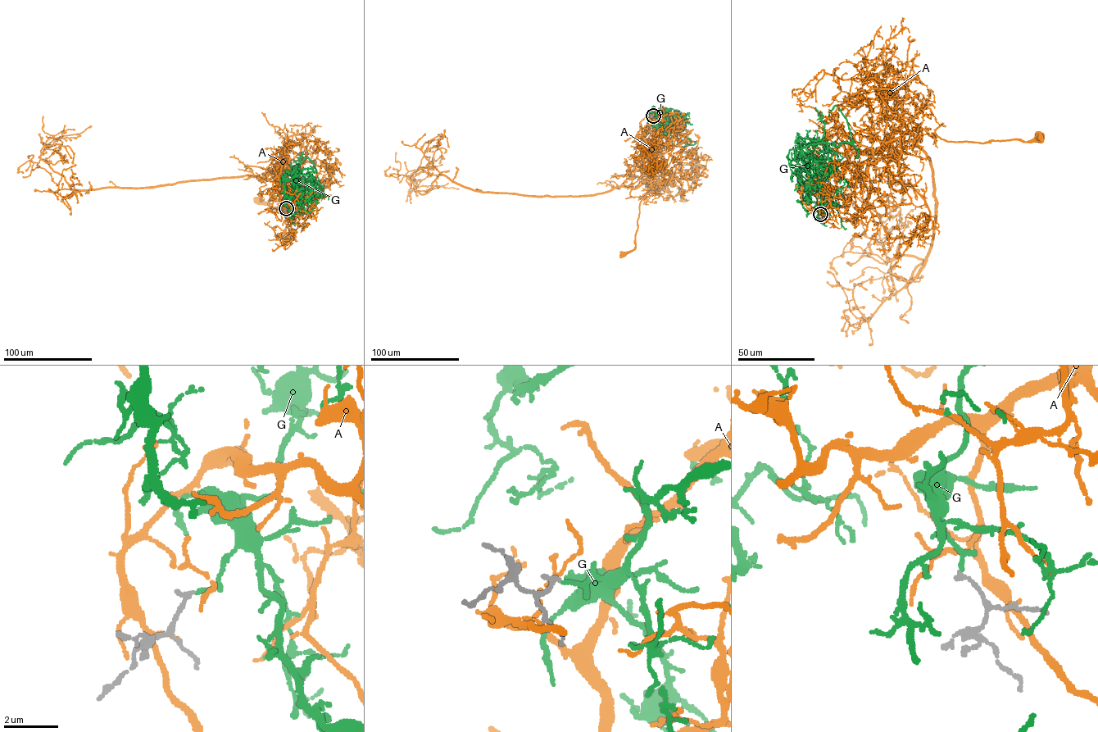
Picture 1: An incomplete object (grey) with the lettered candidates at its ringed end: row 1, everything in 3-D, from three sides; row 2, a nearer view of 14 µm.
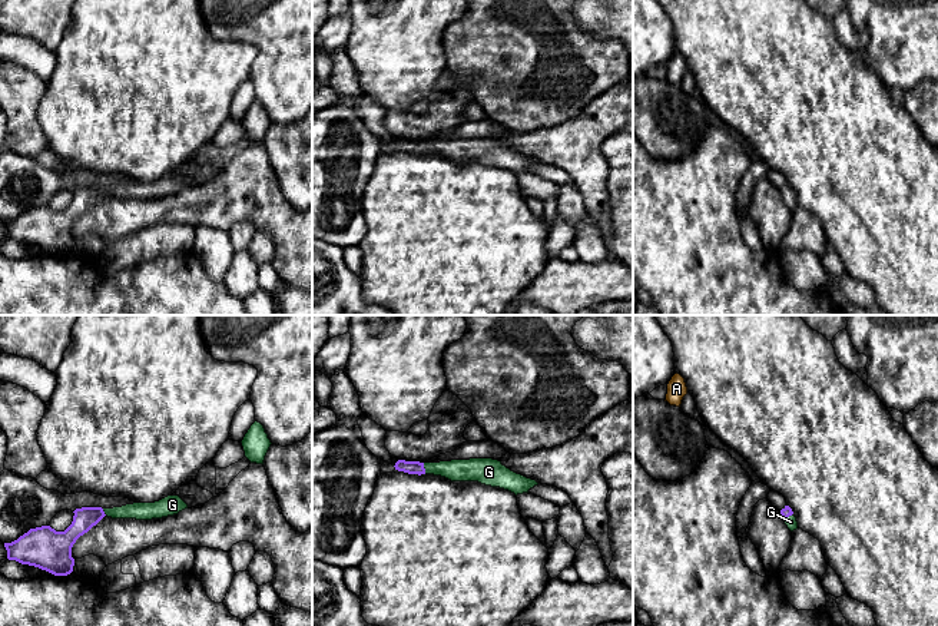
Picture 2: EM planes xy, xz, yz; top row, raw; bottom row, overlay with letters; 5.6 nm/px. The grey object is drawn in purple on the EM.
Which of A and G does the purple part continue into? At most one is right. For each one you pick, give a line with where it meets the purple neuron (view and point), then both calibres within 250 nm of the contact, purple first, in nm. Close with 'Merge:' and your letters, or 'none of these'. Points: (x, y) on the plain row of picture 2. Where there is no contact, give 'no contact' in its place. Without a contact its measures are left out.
G: xz (424, 148) | 80/130 nm
Merge: G

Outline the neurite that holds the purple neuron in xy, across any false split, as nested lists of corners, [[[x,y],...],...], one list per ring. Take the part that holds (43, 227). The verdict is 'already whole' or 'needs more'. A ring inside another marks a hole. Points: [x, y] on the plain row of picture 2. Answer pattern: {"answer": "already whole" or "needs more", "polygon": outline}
{"answer": "needs more", "polygon": [[[168,175],[155,182],[133,182],[122,186],[82,186],[64,211],[50,205],[30,208],[11,222],[4,222],[7,238],[46,249],[54,255],[73,251],[72,226],[76,219],[96,205],[105,195],[112,198],[152,199],[178,193],[188,188],[179,175]]]}

